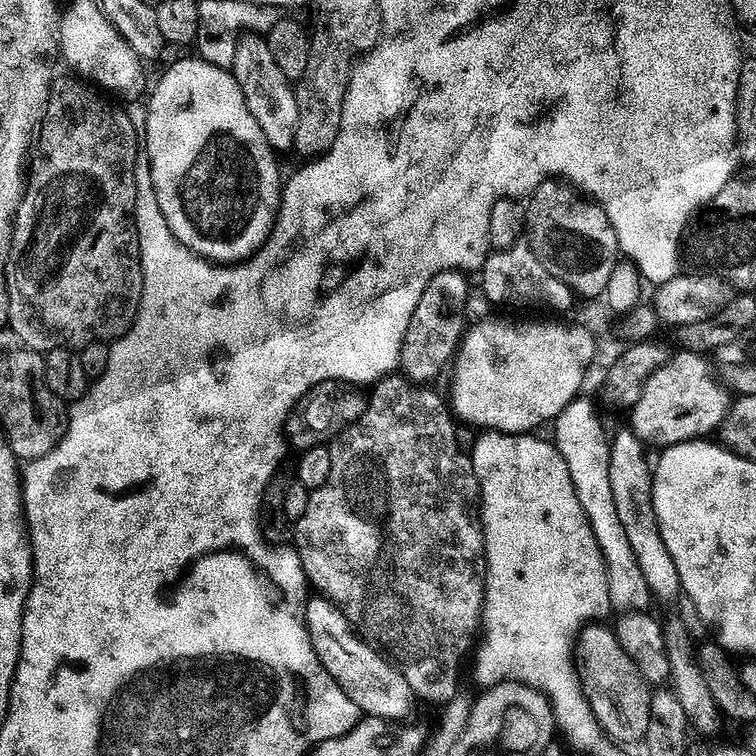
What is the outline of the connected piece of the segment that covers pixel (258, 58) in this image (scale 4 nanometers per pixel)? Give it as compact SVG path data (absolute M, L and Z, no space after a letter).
M260 34L242 36L238 42L238 50L234 50L234 62L230 71L246 98L246 106L250 114L254 114L254 122L258 122L262 135L272 147L273 152L291 153L294 126L298 126L298 102L293 85L282 74L282 70L278 70L278 64L274 62L274 56L270 54L267 39Z

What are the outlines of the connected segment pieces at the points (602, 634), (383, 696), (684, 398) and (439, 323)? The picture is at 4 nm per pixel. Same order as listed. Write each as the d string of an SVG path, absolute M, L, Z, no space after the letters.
M590 622L584 625L574 640L573 661L580 689L600 728L613 743L622 746L637 745L643 741L649 726L652 690L648 681L642 678L638 666L634 665L634 660L623 650L615 631L603 624Z
M312 594L303 601L302 617L304 629L308 632L310 642L314 646L314 654L318 654L318 662L338 682L338 686L358 706L364 716L377 716L383 720L403 721L404 716L412 708L414 697L406 678L398 669L375 652L354 631L352 623L340 613L332 601L319 594Z
M680 350L680 353L671 355L663 366L656 370L646 382L642 390L642 398L638 398L636 404L631 405L632 421L630 427L632 433L645 444L656 447L656 450L669 448L672 444L681 444L687 440L708 438L719 429L720 423L726 418L730 409L730 392L727 387L716 377L712 364L707 355L699 352Z
M451 268L434 274L434 278L430 278L430 282L426 282L426 290L422 290L422 298L418 298L418 306L414 306L414 314L410 314L410 326L406 326L406 334L402 338L398 365L399 371L407 376L413 384L427 385L444 367L447 369L453 363L466 331L464 311L470 289L467 279L469 280L469 277L463 271Z

